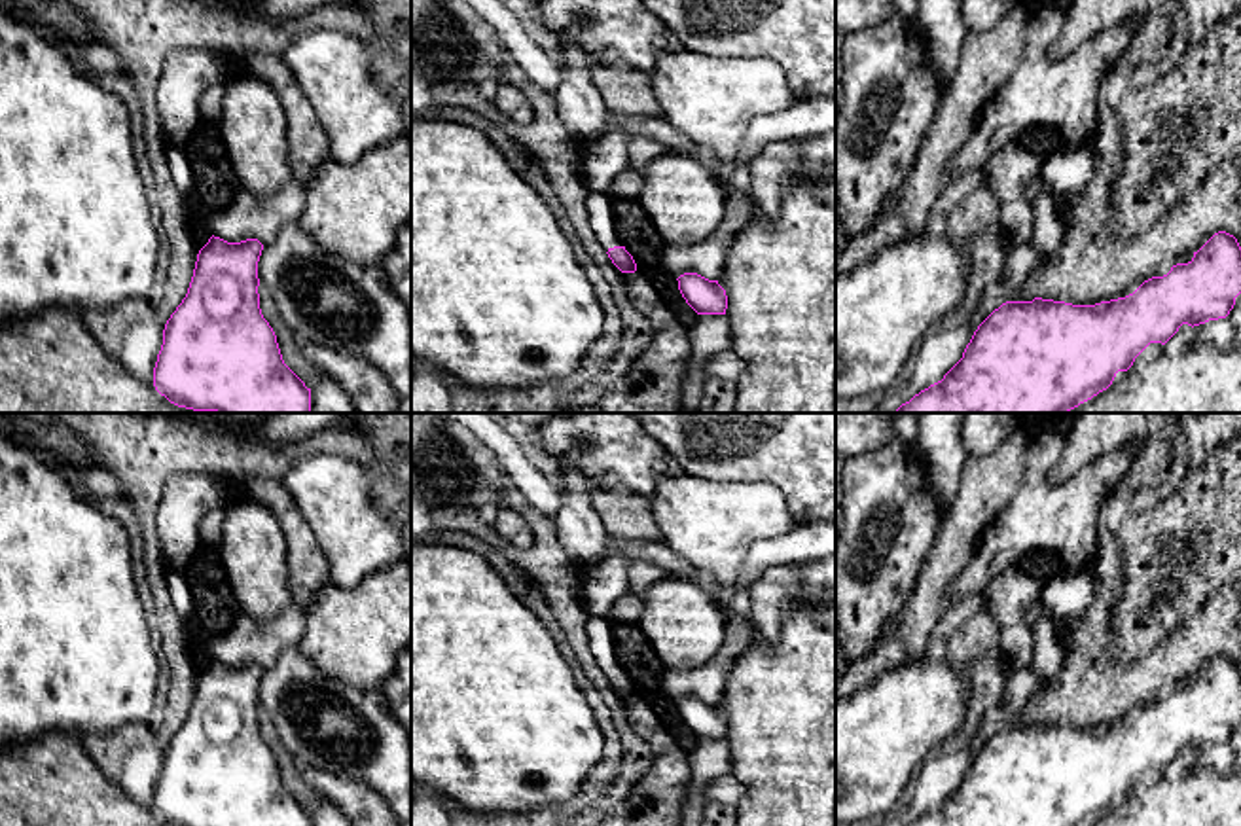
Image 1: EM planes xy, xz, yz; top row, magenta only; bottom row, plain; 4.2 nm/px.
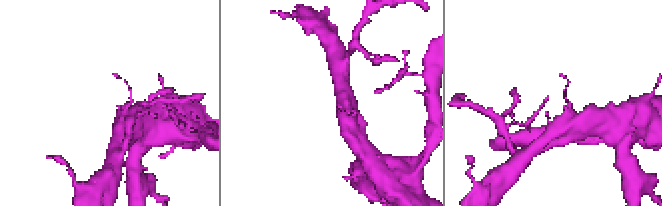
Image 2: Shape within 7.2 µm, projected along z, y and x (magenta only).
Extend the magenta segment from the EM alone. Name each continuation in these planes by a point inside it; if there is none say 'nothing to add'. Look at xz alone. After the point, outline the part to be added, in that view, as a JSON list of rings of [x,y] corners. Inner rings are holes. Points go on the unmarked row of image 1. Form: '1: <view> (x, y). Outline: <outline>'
1: xz (599, 629). Outline: [[[591,616],[585,623],[585,635],[589,650],[606,676],[614,671],[623,671],[614,650],[612,621],[608,618]]]

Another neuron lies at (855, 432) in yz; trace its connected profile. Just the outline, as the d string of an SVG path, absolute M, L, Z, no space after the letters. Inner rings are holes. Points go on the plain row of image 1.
M836 413L836 451L843 460L885 447L896 413Z

